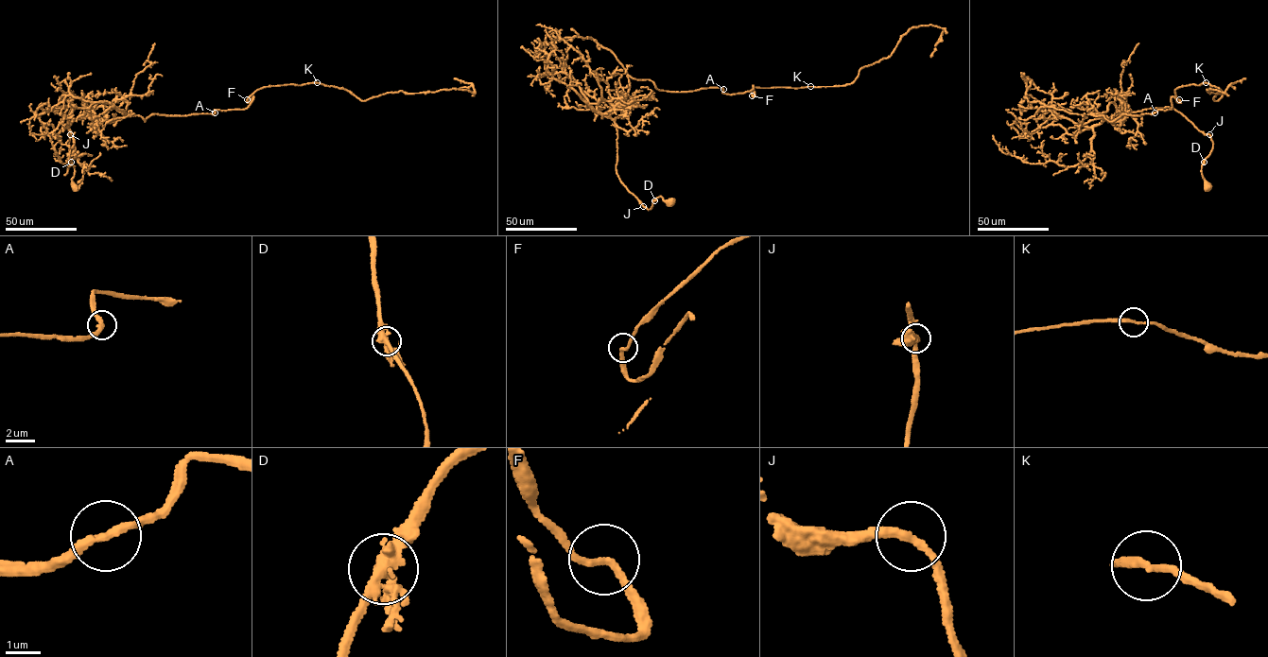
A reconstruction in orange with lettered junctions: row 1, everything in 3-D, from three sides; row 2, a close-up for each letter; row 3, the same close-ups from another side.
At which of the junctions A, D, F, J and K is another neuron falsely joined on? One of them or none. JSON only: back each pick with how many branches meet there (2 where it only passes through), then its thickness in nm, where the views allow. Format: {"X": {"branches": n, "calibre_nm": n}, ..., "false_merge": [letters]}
{"false_merge": []}

